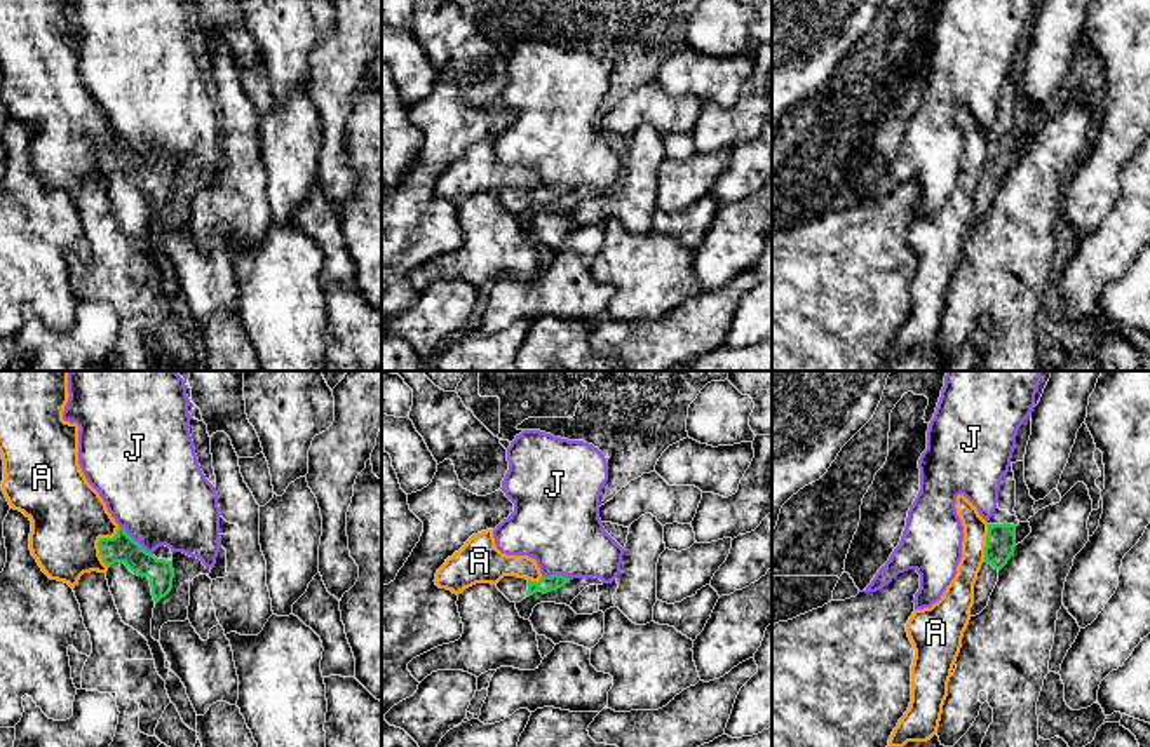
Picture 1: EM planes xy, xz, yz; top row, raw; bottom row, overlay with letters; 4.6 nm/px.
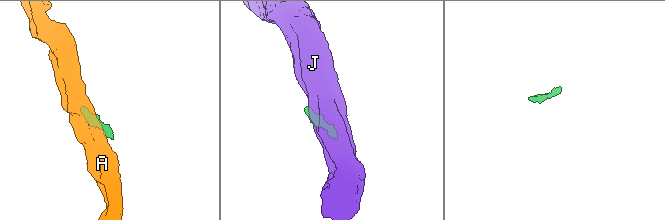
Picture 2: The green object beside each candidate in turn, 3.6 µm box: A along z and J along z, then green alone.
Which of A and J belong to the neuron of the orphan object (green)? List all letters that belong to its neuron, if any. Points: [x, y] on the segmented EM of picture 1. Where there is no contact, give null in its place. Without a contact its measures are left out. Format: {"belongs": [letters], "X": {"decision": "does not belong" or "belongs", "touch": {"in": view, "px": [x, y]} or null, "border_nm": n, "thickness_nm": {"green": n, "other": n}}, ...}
{"belongs": [], "A": {"decision": "does not belong", "touch": {"in": "xy", "px": [98, 542]}, "border_nm": 200, "thickness_nm": {"green": 130, "other": 340}}, "J": {"decision": "does not belong", "touch": {"in": "xy", "px": [136, 542]}, "border_nm": 220, "thickness_nm": {"green": 130, "other": 460}}}

